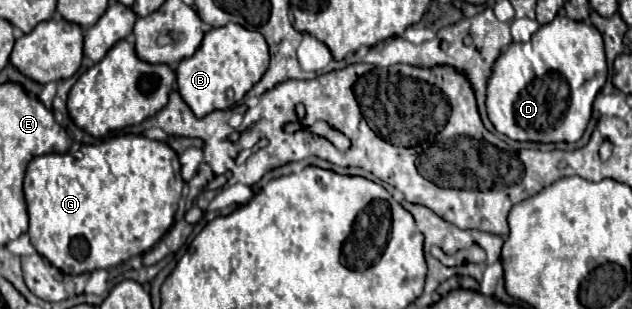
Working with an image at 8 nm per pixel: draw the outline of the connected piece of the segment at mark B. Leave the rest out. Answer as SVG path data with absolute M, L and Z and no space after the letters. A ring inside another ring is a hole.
M228 23L224 27L210 29L204 35L198 53L194 53L194 57L188 57L186 61L180 61L176 69L178 91L186 105L192 109L192 113L196 117L204 117L210 111L228 109L230 103L240 101L266 73L268 63L270 55L266 39L258 31L248 31L242 25ZM228 89L234 91L232 101L228 101L226 97Z

